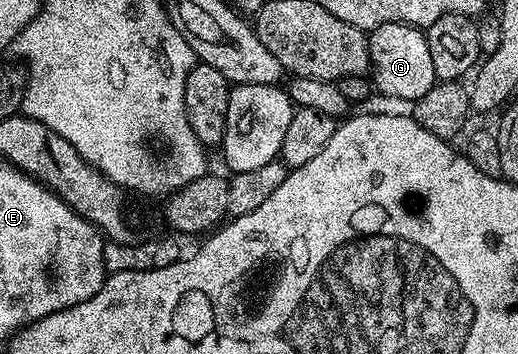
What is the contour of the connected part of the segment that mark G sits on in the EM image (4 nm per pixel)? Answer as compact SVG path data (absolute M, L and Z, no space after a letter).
M391 22L380 24L374 32L368 33L371 79L378 93L393 100L416 102L438 83L435 66L431 62L431 46L427 46L425 32L410 24Z

